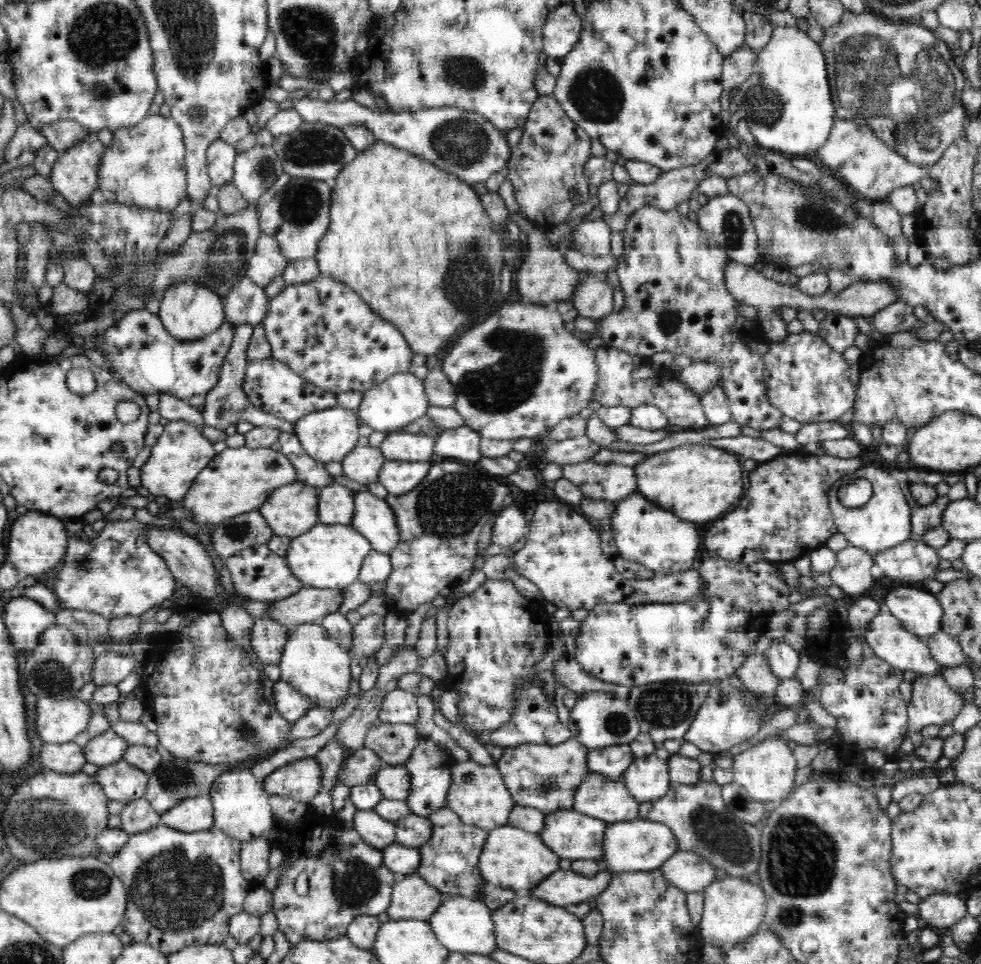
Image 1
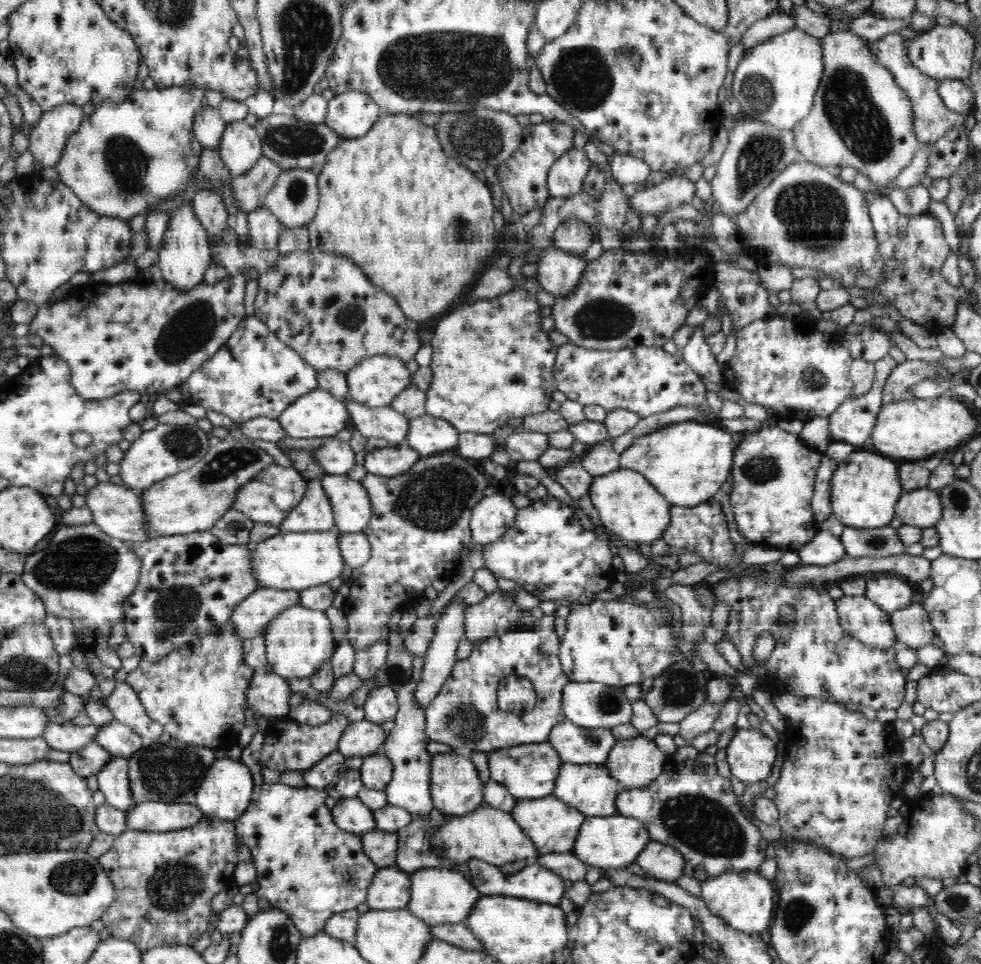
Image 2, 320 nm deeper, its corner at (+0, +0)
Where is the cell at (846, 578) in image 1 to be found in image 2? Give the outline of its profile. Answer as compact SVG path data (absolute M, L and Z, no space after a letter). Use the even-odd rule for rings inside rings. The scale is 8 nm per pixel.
M819 528L814 538L802 545L797 553L804 565L827 565L840 560L847 552L840 538Z

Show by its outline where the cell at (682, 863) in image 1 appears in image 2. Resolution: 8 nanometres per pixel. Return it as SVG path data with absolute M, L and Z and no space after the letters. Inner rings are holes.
M650 841L636 857L635 863L646 872L650 878L676 883L684 876L684 857L671 846L658 841Z

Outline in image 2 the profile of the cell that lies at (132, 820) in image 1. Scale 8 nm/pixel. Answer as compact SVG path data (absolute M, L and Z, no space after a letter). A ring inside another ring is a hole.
M112 755L110 762L97 775L99 790L104 793L106 804L123 812L128 812L137 805L130 788L128 772L129 760Z

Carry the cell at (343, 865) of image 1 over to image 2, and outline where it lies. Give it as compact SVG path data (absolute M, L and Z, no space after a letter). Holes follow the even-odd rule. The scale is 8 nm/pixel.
M257 731L242 752L241 762L252 772L254 792L248 810L234 819L237 835L252 853L257 869L254 895L266 898L293 922L303 937L324 930L330 916L356 909L367 899L368 887L379 868L363 851L361 837L342 830L326 806L327 791L316 787L266 784L259 759L266 735Z

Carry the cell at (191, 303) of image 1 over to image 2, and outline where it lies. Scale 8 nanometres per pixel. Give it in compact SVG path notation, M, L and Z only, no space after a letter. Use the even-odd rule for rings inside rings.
M192 203L176 207L171 212L168 228L166 229L163 245L159 249L158 267L162 270L163 280L174 286L178 292L194 290L194 286L205 283L205 274L212 263L212 250L208 233L192 212Z

